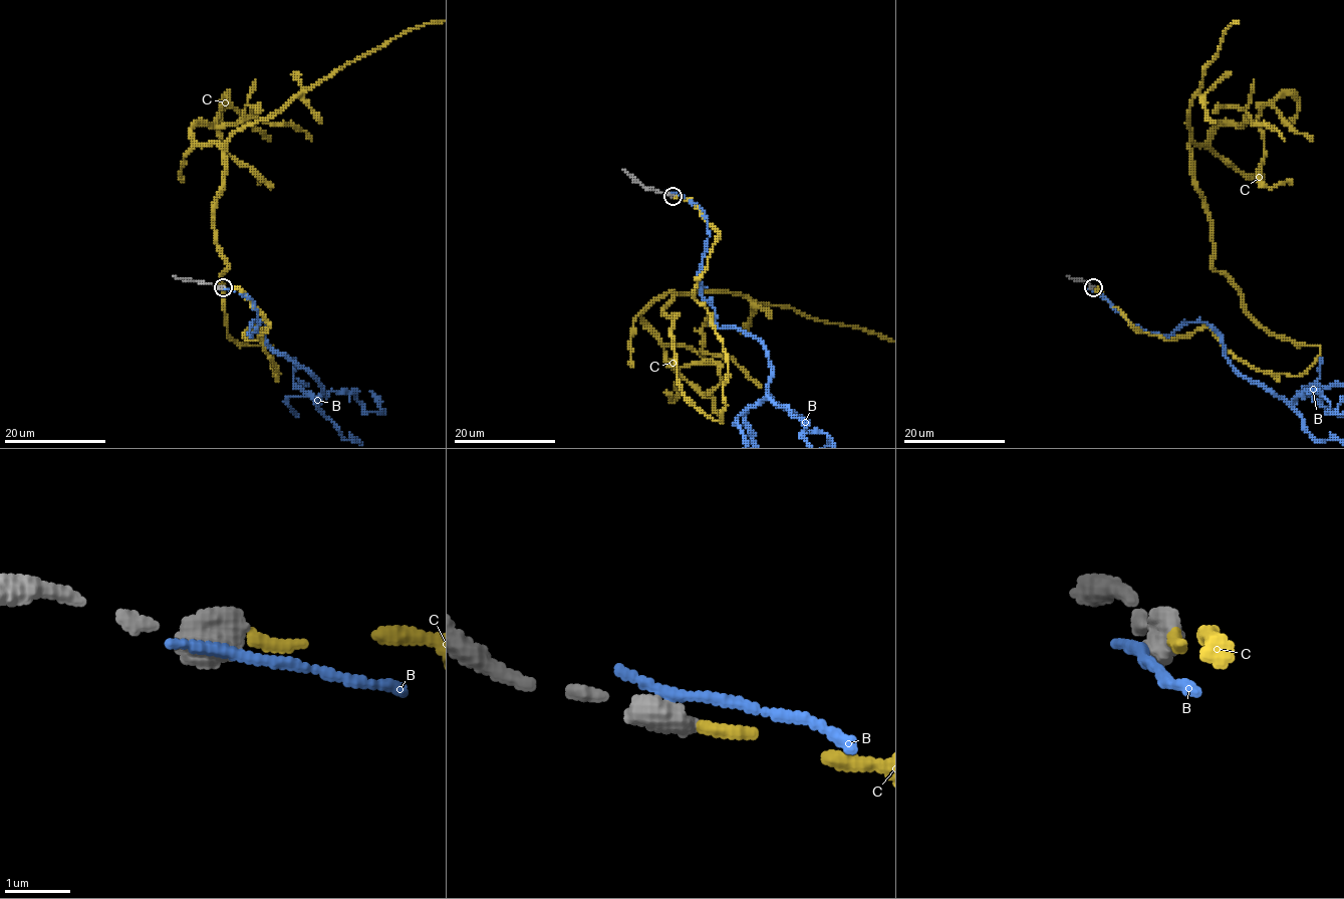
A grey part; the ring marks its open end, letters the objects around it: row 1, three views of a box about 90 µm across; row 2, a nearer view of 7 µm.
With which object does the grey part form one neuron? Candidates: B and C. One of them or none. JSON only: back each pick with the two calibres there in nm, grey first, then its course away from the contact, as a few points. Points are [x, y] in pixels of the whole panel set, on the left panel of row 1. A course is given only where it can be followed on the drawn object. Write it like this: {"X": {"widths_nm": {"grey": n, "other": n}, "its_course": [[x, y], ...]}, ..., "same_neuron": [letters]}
{"C": {"widths_nm": {"grey": 550, "other": 170}}, "same_neuron": ["C"]}

